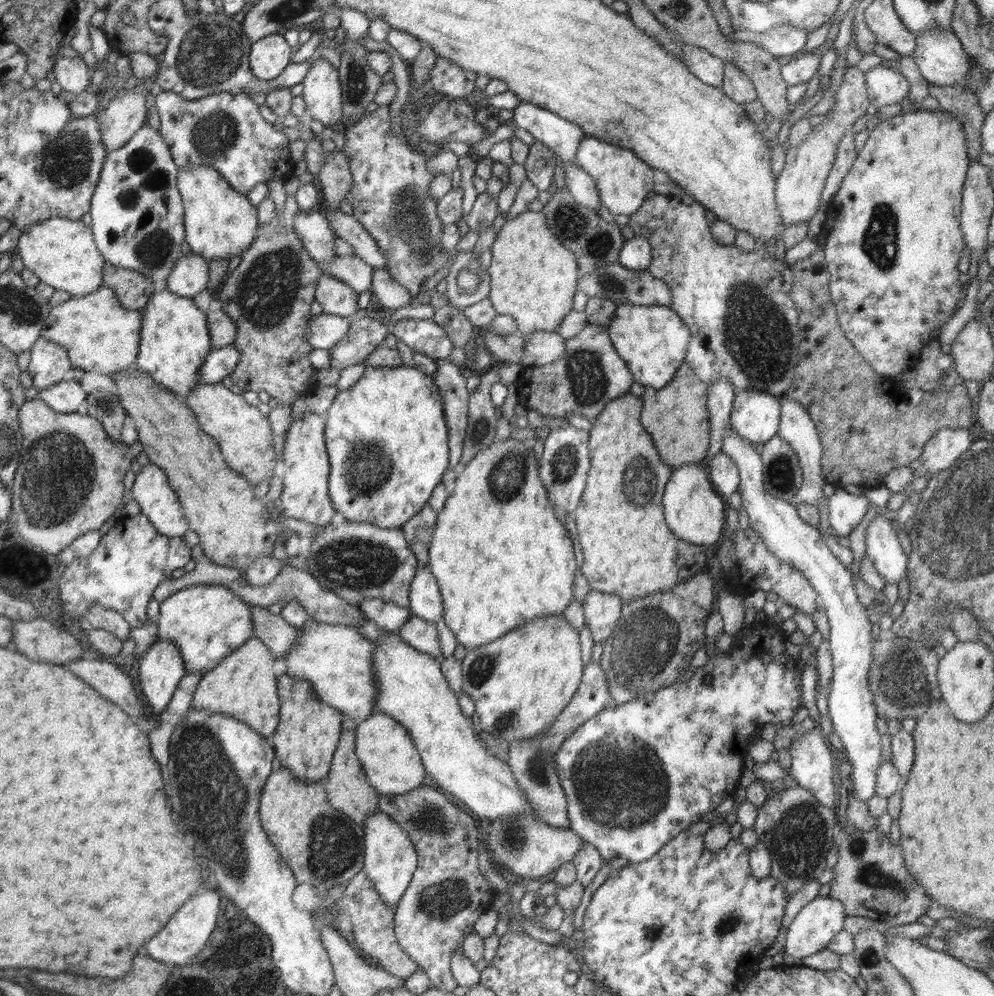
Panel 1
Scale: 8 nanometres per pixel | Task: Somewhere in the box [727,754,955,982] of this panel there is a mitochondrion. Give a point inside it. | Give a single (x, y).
(797, 835)

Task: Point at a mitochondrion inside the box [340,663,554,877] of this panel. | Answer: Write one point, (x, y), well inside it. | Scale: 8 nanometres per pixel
(428, 820)

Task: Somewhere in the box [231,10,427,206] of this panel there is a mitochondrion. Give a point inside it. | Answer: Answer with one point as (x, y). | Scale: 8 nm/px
(356, 74)

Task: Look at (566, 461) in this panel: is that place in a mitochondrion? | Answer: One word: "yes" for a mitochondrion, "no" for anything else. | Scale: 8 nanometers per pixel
yes

